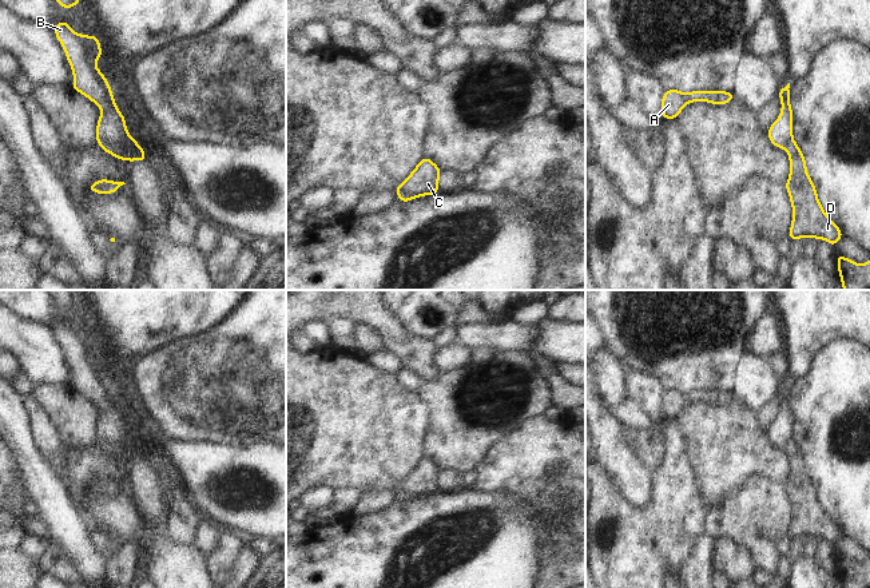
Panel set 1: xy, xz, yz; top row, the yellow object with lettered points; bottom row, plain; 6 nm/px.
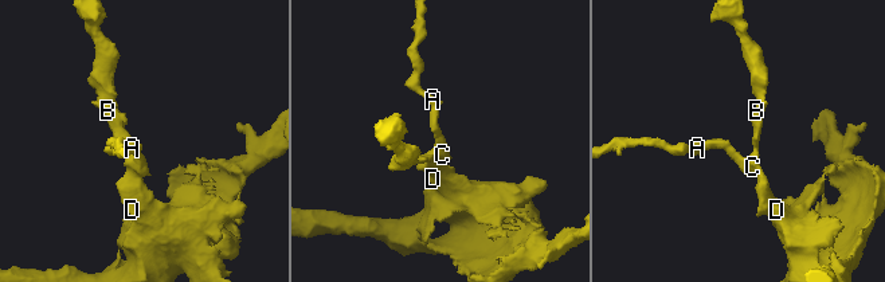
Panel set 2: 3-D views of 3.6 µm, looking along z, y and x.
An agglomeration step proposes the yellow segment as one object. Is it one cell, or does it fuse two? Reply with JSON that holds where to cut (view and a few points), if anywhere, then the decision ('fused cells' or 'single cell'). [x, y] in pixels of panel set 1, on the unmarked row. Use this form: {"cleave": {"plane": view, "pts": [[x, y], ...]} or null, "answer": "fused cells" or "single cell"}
{"cleave": {"plane": "xy", "pts": [[99, 443], [115, 443], [130, 459]]}, "answer": "fused cells"}

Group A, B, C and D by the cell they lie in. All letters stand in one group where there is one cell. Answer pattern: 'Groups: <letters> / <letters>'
Groups: A B C / D

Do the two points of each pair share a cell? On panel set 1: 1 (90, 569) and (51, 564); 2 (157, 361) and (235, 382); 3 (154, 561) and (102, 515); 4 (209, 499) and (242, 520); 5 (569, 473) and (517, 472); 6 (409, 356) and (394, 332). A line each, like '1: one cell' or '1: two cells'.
1: two cells
2: one cell
3: one cell
4: one cell
5: one cell
6: one cell

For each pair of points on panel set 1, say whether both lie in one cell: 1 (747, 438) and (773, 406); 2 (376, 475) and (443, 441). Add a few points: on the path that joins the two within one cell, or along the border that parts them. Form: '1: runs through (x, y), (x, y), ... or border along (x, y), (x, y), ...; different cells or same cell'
1: border along (757, 413), (757, 417), (766, 429); different cells
2: border along (433, 418), (425, 444), (426, 455); different cells

